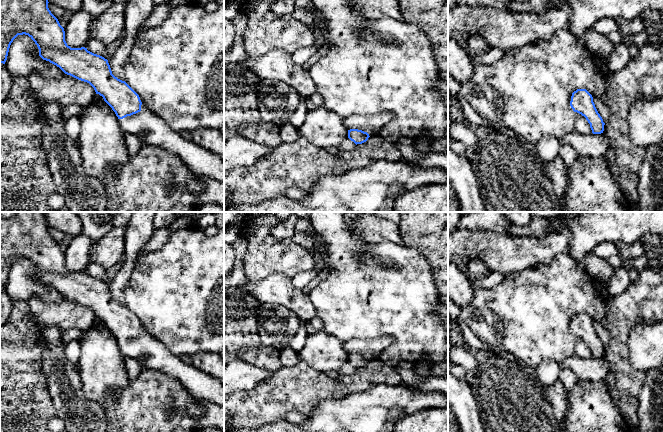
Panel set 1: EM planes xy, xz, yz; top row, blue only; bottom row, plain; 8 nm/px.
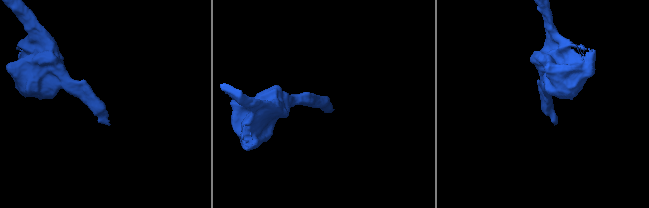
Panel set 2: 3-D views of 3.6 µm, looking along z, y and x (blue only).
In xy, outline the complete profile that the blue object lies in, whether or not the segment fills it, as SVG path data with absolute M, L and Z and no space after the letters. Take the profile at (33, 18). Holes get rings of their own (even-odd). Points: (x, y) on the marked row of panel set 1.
M0 0L0 63L5 64L9 48L18 35L28 35L37 45L39 56L59 67L65 74L89 83L96 94L112 108L125 132L138 136L143 145L156 146L177 156L198 178L206 177L224 183L224 158L184 139L157 115L149 112L139 95L112 74L108 60L85 47L71 48L65 41L65 31L48 8L48 0Z

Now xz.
M379 112L373 115L353 115L344 119L344 125L348 130L348 138L356 145L362 144L368 138L377 134L392 120L391 112Z

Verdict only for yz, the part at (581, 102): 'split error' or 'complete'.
split error

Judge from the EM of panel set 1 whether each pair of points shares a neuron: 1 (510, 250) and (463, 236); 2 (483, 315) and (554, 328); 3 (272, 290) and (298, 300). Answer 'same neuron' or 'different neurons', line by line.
1: same neuron
2: same neuron
3: same neuron

